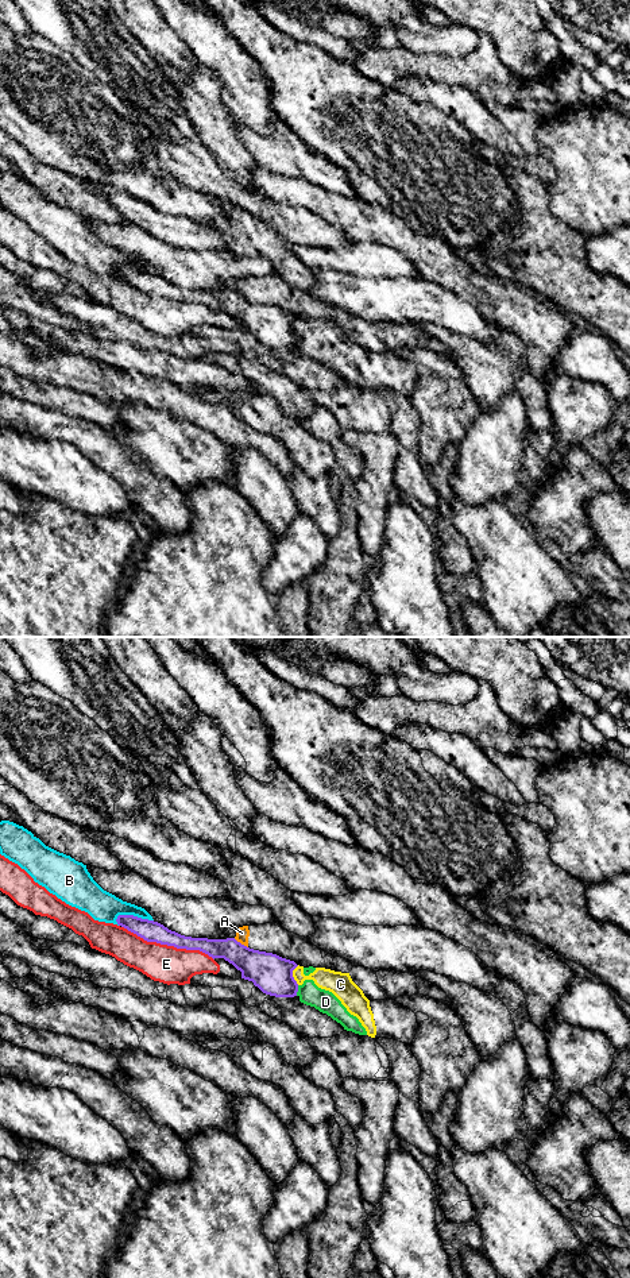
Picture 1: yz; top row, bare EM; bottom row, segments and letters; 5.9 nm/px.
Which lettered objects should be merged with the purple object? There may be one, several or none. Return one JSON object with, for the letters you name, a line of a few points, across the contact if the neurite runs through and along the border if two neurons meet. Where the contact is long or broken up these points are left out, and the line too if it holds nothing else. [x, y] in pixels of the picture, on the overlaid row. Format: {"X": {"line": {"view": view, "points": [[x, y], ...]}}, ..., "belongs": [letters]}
{"belongs": []}

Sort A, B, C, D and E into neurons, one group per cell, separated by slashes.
A / B / C D / E

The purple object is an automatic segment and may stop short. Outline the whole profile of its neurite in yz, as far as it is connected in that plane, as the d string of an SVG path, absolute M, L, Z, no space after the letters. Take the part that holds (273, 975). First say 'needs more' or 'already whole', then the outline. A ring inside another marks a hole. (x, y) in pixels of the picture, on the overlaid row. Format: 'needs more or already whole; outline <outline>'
already whole; outline M119 915L117 924L147 942L174 946L177 949L200 950L209 957L224 958L241 972L241 978L252 981L263 993L275 997L294 997L298 984L293 970L294 961L273 953L250 949L235 938L208 939L192 938L169 930L163 924L134 915Z

